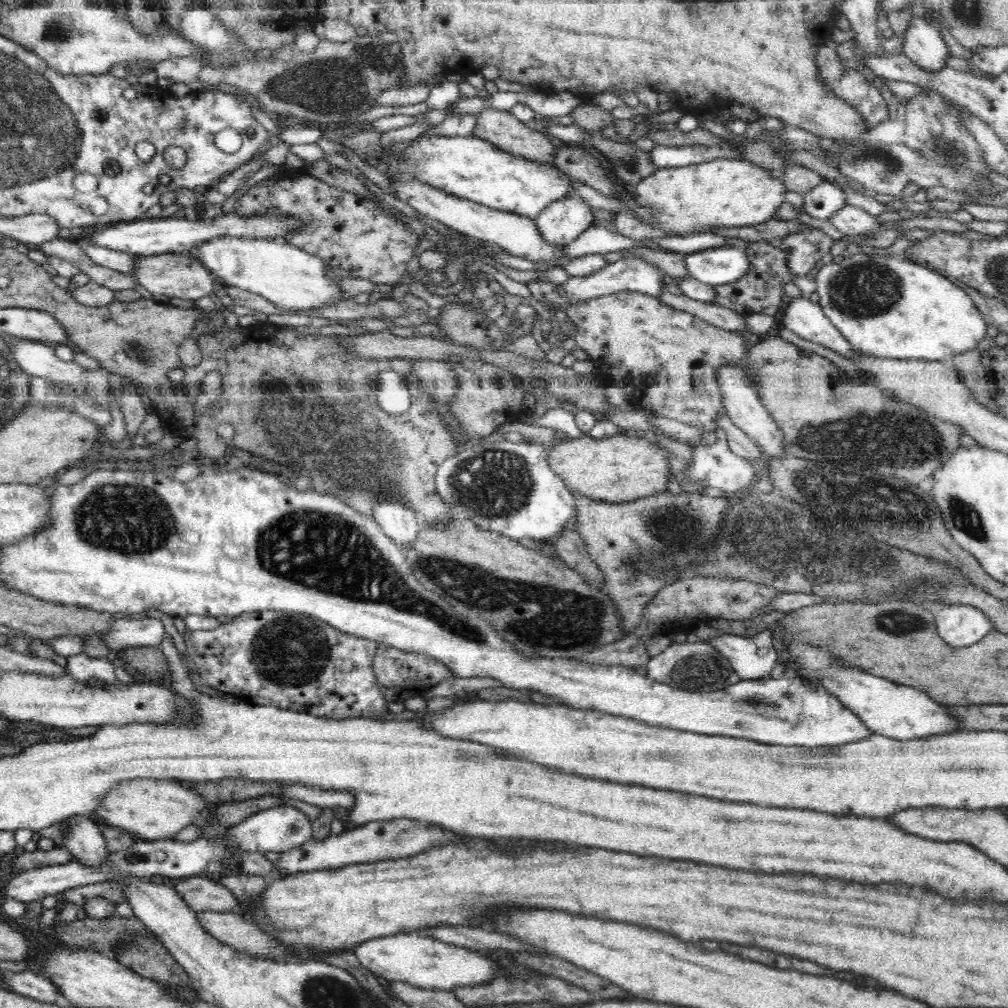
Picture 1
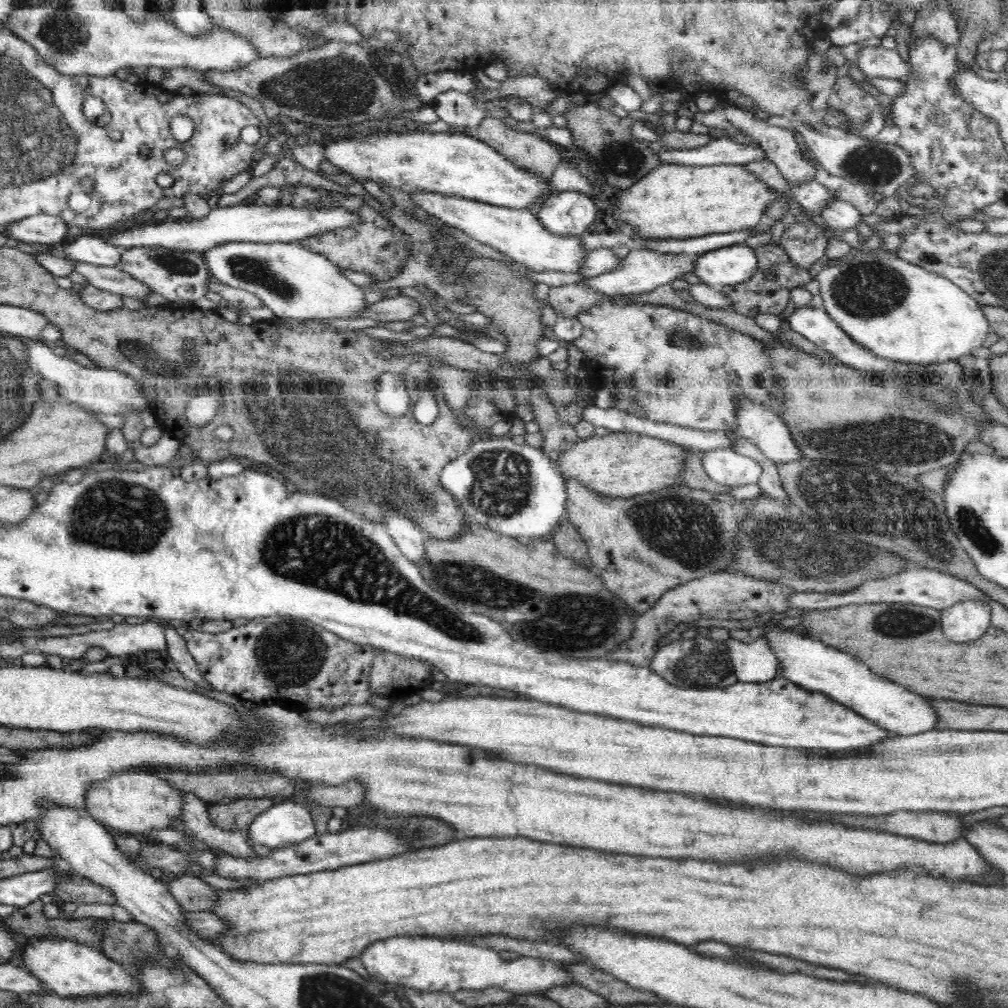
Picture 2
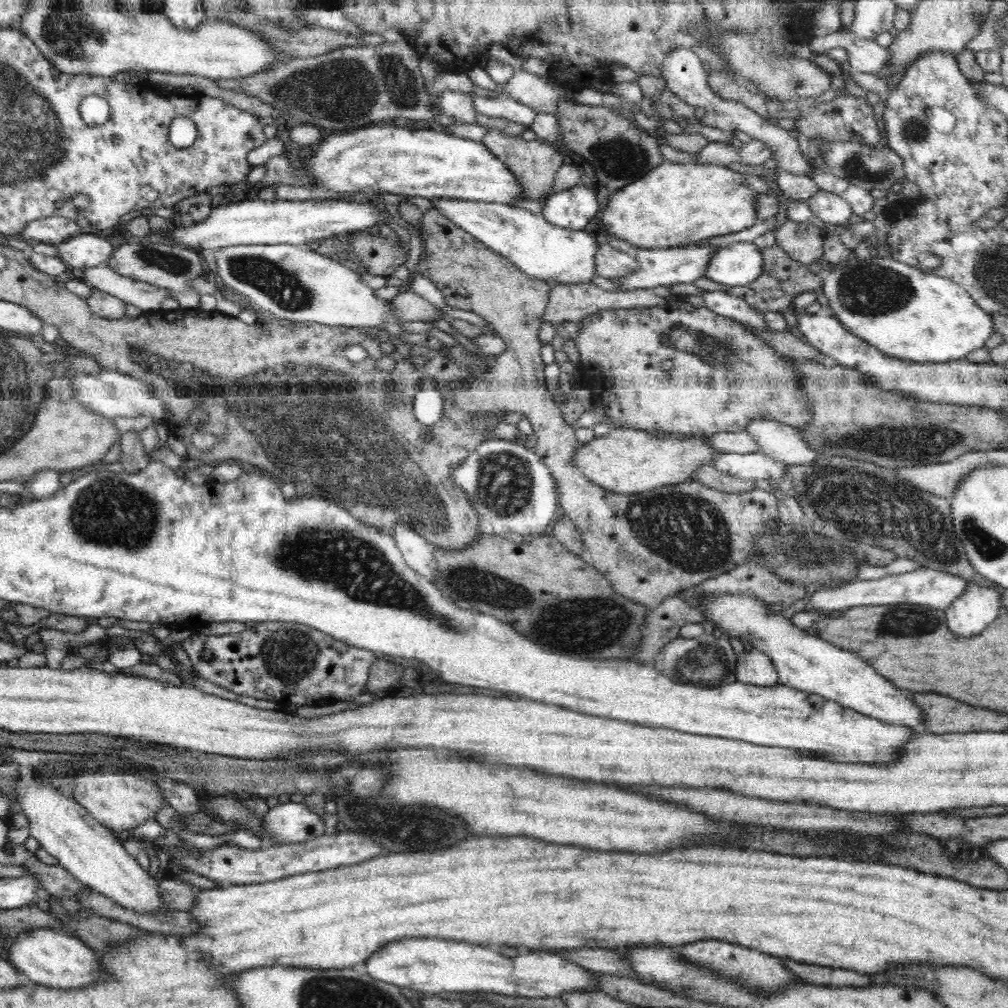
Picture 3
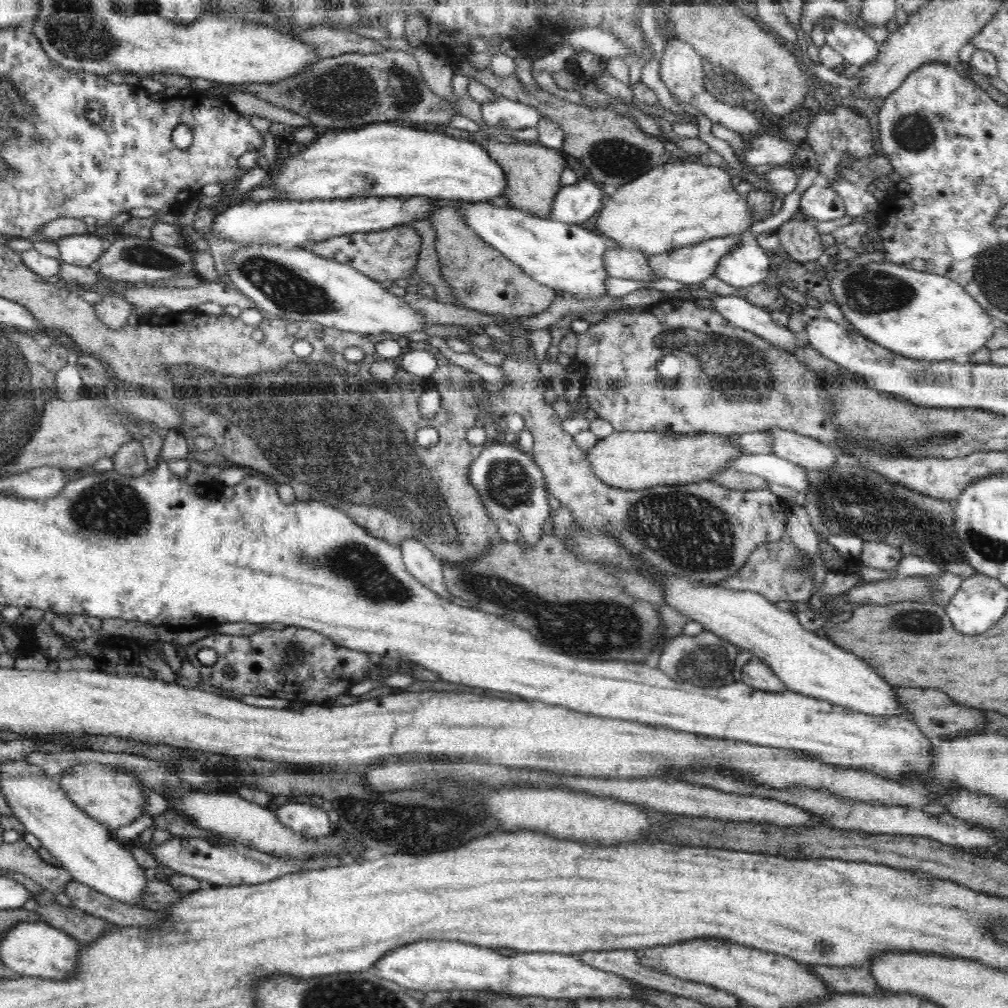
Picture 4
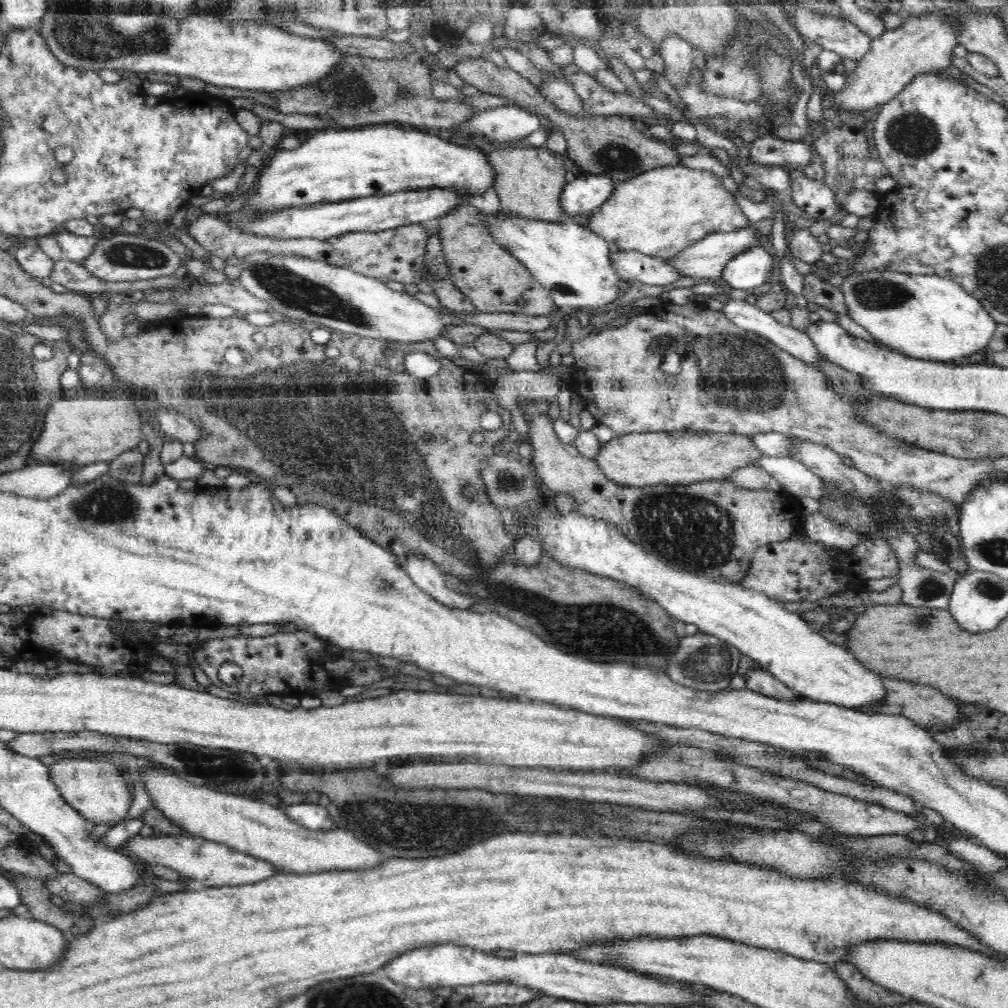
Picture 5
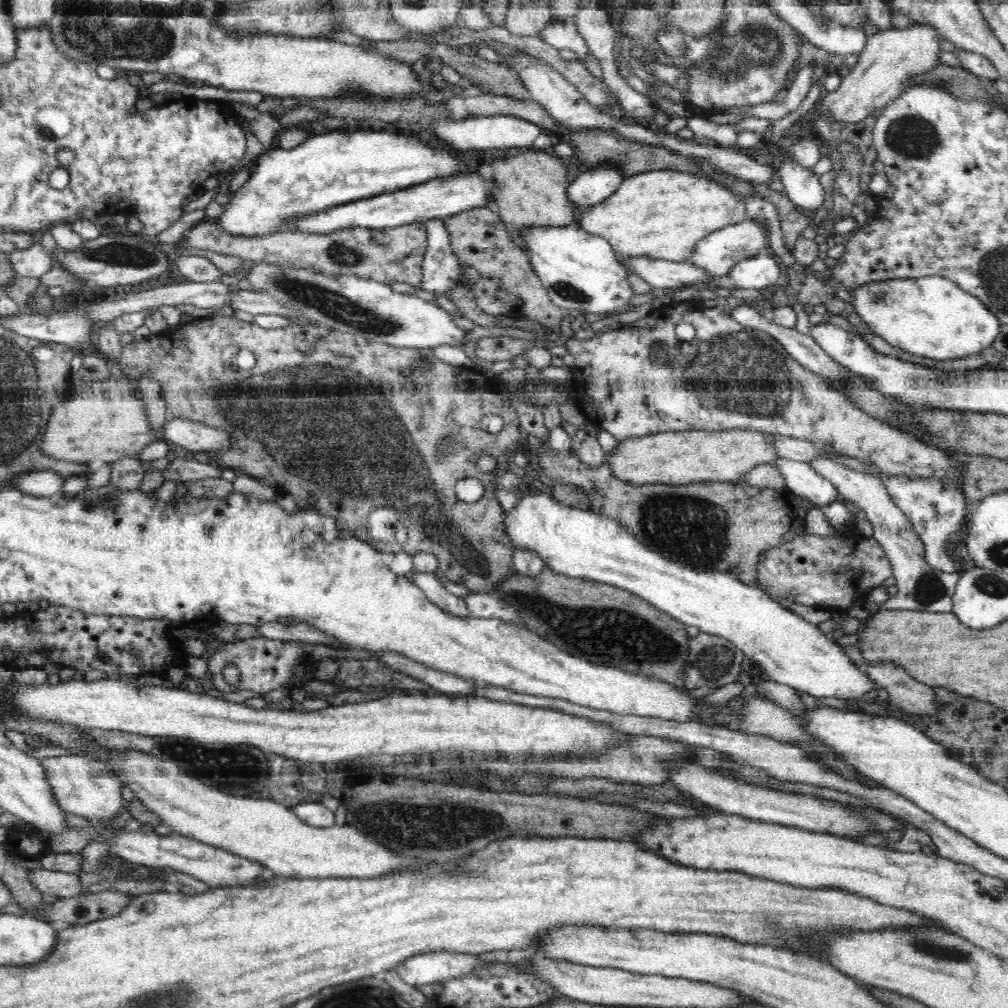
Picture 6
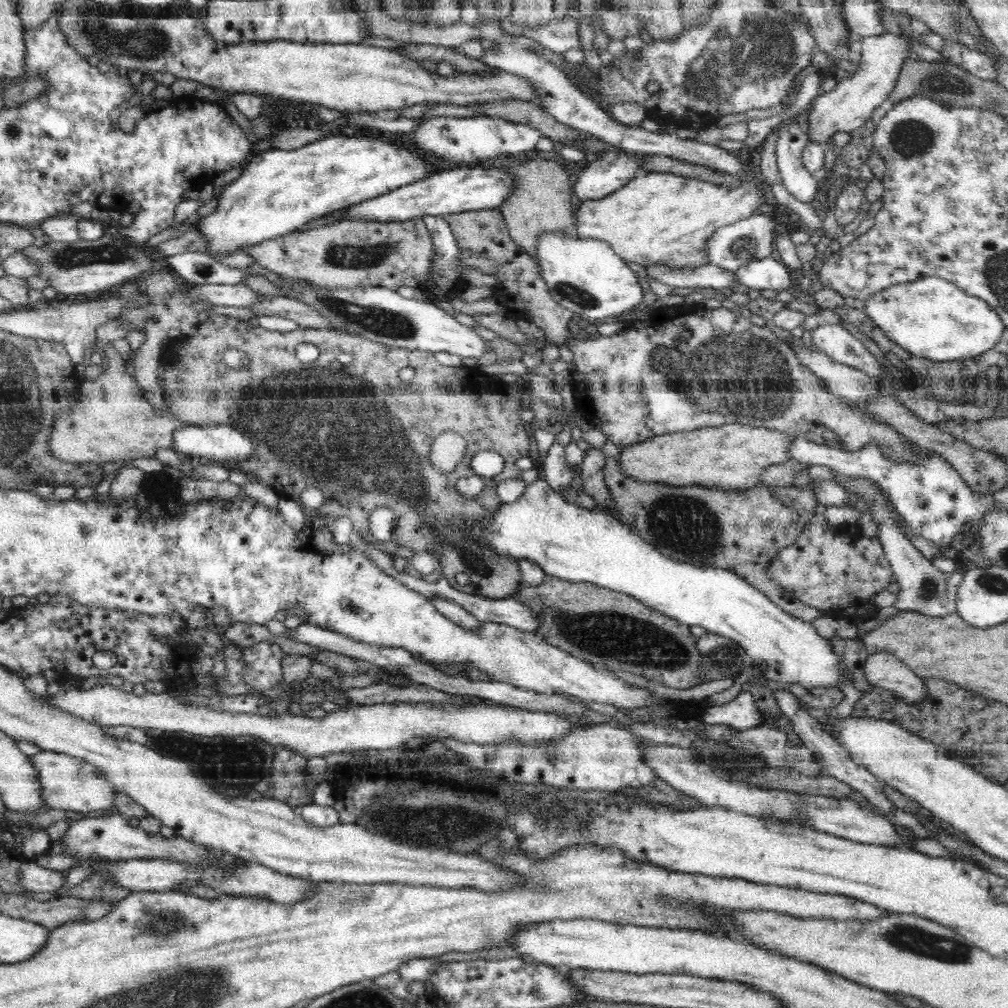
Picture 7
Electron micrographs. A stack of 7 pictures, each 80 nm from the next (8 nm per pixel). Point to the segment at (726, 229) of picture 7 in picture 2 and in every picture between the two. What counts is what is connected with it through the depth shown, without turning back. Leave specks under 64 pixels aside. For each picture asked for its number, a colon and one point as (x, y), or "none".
2: (642, 270)
3: (678, 265)
4: (692, 264)
5: (706, 258)
6: (717, 254)

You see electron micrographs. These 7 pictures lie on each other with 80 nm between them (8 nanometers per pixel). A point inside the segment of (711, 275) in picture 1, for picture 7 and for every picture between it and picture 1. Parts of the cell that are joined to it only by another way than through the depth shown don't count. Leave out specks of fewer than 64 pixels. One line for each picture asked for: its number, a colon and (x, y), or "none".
2: (729, 265)
3: (740, 263)
4: (748, 264)
5: (754, 266)
6: (761, 271)
7: (766, 274)

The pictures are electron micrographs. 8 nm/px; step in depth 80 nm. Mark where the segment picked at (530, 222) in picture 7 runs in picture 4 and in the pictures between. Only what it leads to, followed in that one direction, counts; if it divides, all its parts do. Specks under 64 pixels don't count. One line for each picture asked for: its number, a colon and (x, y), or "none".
4: (533, 171)
5: (529, 181)
6: (530, 190)

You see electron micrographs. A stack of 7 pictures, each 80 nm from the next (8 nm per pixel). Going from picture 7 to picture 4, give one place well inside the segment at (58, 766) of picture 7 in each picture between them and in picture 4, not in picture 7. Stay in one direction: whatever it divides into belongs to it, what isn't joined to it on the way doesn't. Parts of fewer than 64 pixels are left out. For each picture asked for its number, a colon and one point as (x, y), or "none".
4: (108, 794)
5: (95, 789)
6: (83, 786)

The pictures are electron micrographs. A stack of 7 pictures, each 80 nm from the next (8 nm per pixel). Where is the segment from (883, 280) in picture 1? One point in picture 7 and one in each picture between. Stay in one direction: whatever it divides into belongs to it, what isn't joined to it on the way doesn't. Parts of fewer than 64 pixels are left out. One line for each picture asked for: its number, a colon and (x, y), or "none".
2: (902, 312)
3: (906, 313)
4: (924, 316)
5: (930, 317)
6: (932, 317)
7: (932, 318)

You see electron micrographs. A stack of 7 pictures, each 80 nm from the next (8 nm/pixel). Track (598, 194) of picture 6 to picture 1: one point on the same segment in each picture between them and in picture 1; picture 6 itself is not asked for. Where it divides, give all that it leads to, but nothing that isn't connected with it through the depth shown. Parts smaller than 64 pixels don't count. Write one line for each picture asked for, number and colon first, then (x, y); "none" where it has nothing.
1: (562, 222)
2: (568, 213)
3: (573, 209)
4: (576, 203)
5: (586, 193)

